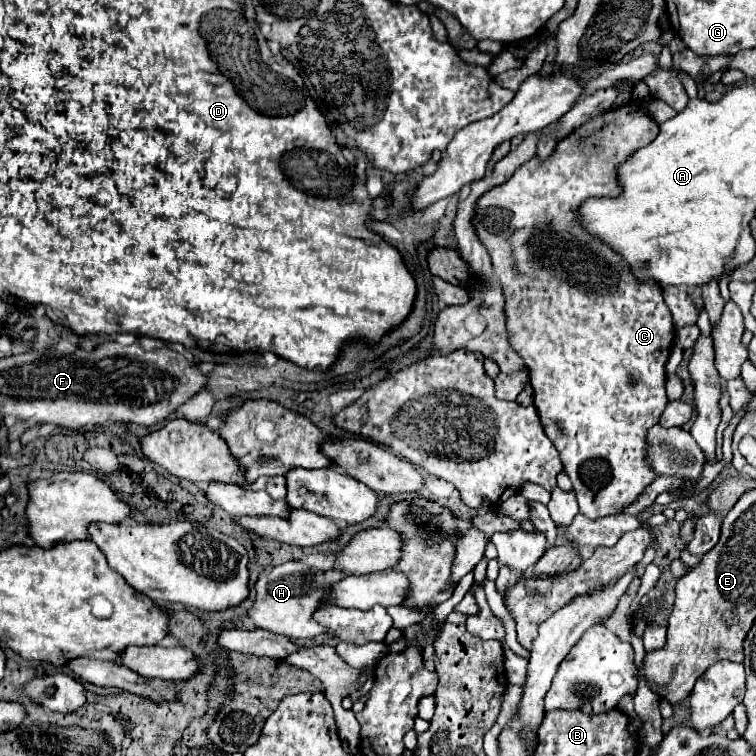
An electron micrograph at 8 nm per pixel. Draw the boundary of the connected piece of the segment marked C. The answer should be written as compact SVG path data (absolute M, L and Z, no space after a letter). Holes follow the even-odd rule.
M631 102L631 104L625 104L617 110L609 110L607 114L593 118L591 122L583 124L579 130L571 132L567 138L557 142L555 152L545 162L531 158L519 170L515 170L511 180L507 180L505 184L495 186L489 192L485 192L477 200L475 214L473 214L473 220L471 220L473 228L479 236L479 242L487 248L487 252L491 256L493 272L503 286L509 342L517 350L517 354L523 358L523 362L529 370L531 386L535 390L533 392L535 408L539 412L541 426L543 426L545 434L549 436L549 440L559 450L559 456L563 460L563 470L569 474L569 478L573 482L573 490L575 490L577 500L579 500L579 512L585 514L587 518L619 514L623 510L623 506L631 504L643 492L643 488L647 484L651 484L651 480L655 480L653 470L645 462L645 434L647 434L647 428L651 424L659 422L659 416L663 414L663 410L669 402L667 394L665 394L665 364L669 360L669 350L671 350L673 340L675 340L675 328L673 328L673 322L671 322L671 312L663 302L661 286L655 284L655 282L645 282L645 284L635 282L635 278L631 278L631 272L627 270L627 262L619 262L619 258L615 258L615 254L611 254L611 250L603 250L603 246L595 246L595 242L587 242L587 238L583 238L583 230L579 230L579 226L571 226L571 218L575 218L573 212L585 198L619 194L619 186L617 186L617 178L615 178L615 166L619 162L625 162L635 150L647 146L655 138L657 132L659 132L659 126L647 114L643 104ZM631 376L635 378L635 384L629 384Z

